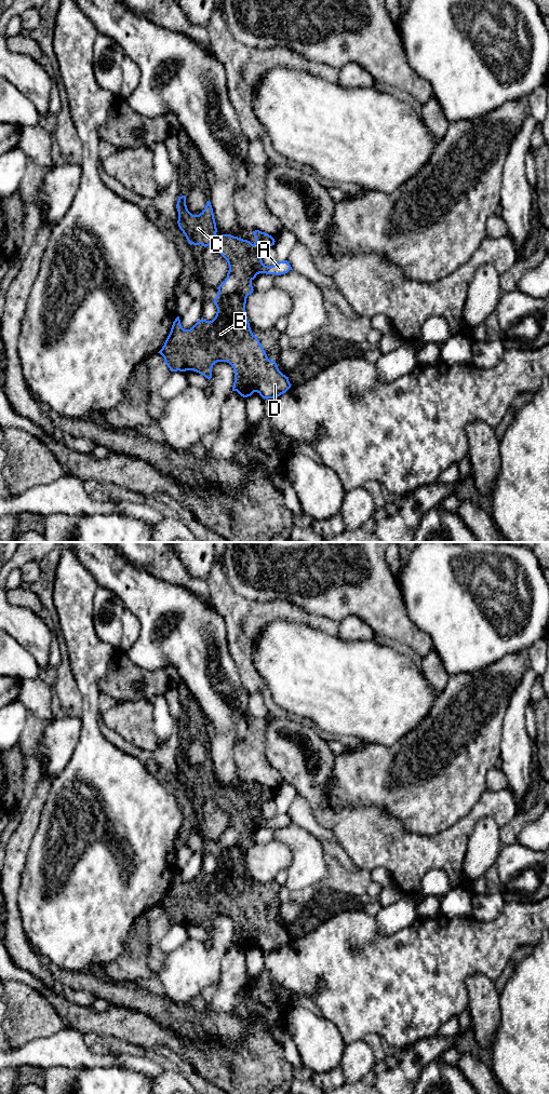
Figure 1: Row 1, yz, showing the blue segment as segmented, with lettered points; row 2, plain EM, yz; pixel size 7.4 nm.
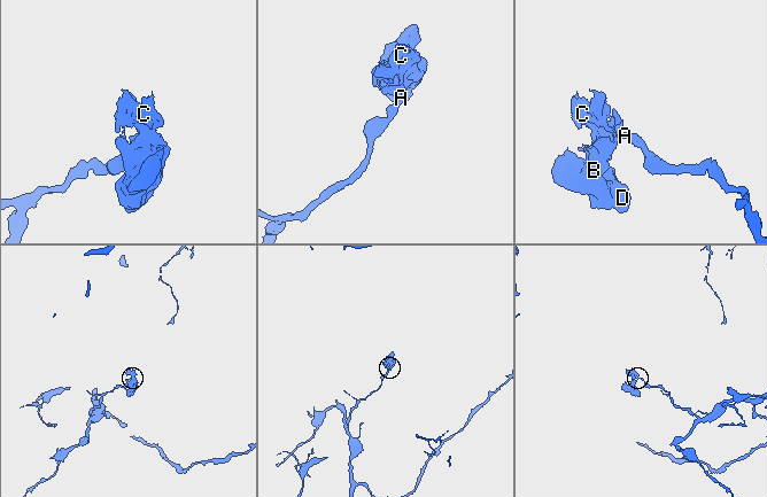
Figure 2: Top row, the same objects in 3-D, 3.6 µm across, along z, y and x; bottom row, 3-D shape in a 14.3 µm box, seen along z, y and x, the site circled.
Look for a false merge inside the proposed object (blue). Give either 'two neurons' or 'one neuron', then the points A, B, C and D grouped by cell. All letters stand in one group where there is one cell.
two neurons; A / B C D

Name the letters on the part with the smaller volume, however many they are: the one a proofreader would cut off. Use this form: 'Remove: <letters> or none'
Remove: B, C, D

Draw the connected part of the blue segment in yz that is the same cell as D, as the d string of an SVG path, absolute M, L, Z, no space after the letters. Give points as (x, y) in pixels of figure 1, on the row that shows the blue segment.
M186 195L178 197L176 204L178 212L178 227L185 234L190 245L213 245L227 260L229 270L227 278L217 287L218 294L214 298L217 308L212 321L199 320L190 329L184 329L179 316L173 322L171 332L162 349L158 352L164 357L164 363L171 372L193 370L203 375L209 380L212 378L212 367L217 362L229 363L235 370L232 391L241 396L251 396L257 392L264 400L278 397L285 393L291 383L289 377L283 375L276 361L268 359L257 337L252 333L245 312L245 303L249 295L253 293L252 281L257 273L252 270L252 265L262 261L260 249L274 245L274 239L259 230L253 231L255 242L252 244L231 234L217 235L216 222L210 200L199 215L192 215L186 205Z

